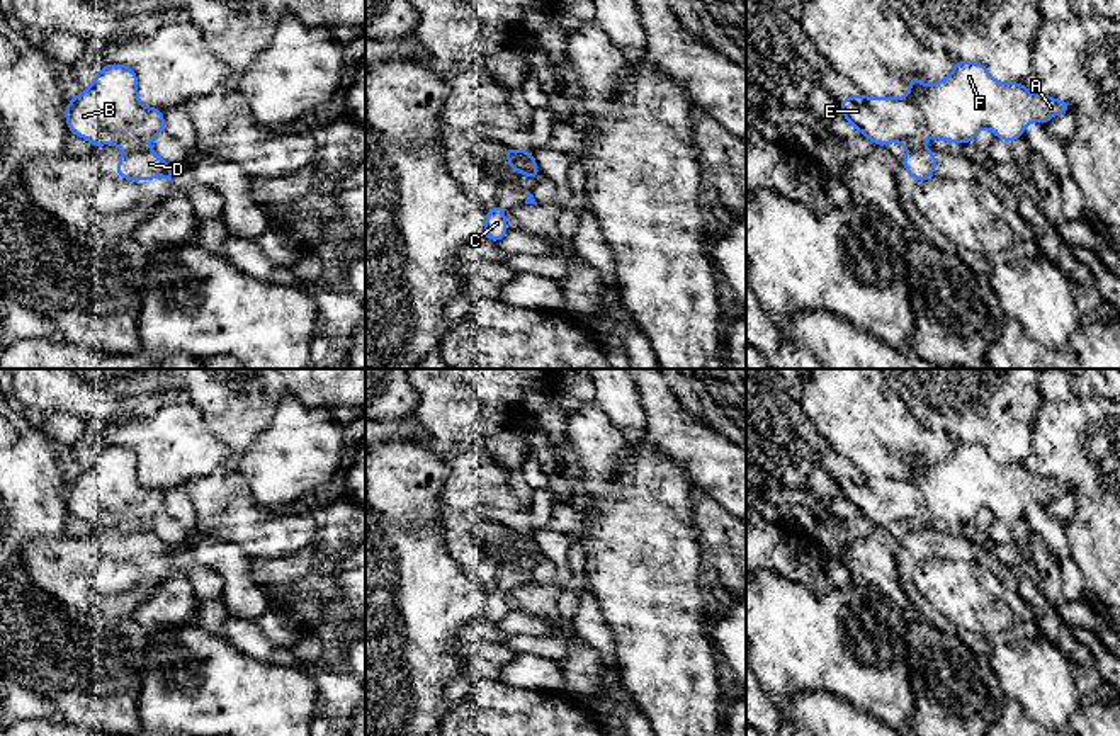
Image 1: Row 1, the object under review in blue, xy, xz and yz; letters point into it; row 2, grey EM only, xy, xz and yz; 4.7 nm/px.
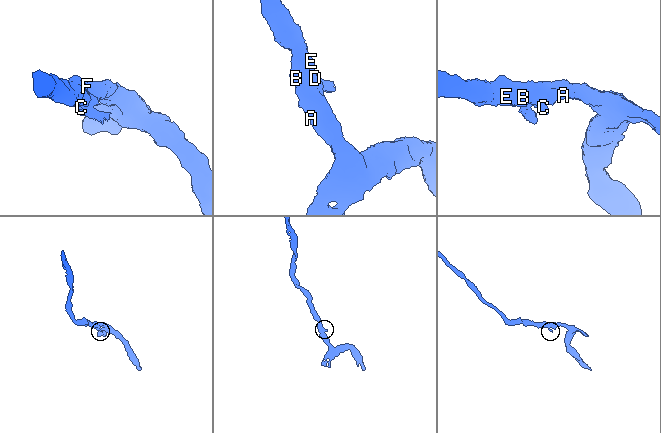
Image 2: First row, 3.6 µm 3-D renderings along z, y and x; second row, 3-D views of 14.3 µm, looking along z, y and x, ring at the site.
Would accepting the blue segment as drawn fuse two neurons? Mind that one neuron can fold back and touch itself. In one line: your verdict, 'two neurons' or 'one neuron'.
two neurons

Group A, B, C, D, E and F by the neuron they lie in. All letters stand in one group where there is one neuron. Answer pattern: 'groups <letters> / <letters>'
groups A B C E F / D

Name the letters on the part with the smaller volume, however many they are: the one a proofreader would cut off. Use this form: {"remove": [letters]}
{"remove": ["D"]}

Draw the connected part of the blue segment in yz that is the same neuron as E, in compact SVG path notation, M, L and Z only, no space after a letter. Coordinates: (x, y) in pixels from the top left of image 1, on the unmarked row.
M976 440L957 442L952 454L935 466L923 466L916 456L908 459L908 466L909 478L860 478L853 474L845 481L838 481L843 498L877 527L899 522L908 530L914 530L928 517L947 524L960 522L967 525L974 522L981 508L989 508L996 518L1013 524L1023 517L1028 503L1038 501L1045 505L1059 493L1072 493L1069 483L1033 474L1021 462L1001 464L994 461L986 447Z

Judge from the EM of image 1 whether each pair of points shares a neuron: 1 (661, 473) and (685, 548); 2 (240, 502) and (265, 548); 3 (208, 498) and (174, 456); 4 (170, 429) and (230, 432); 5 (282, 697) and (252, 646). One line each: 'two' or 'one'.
1: one
2: one
3: two
4: two
5: two

